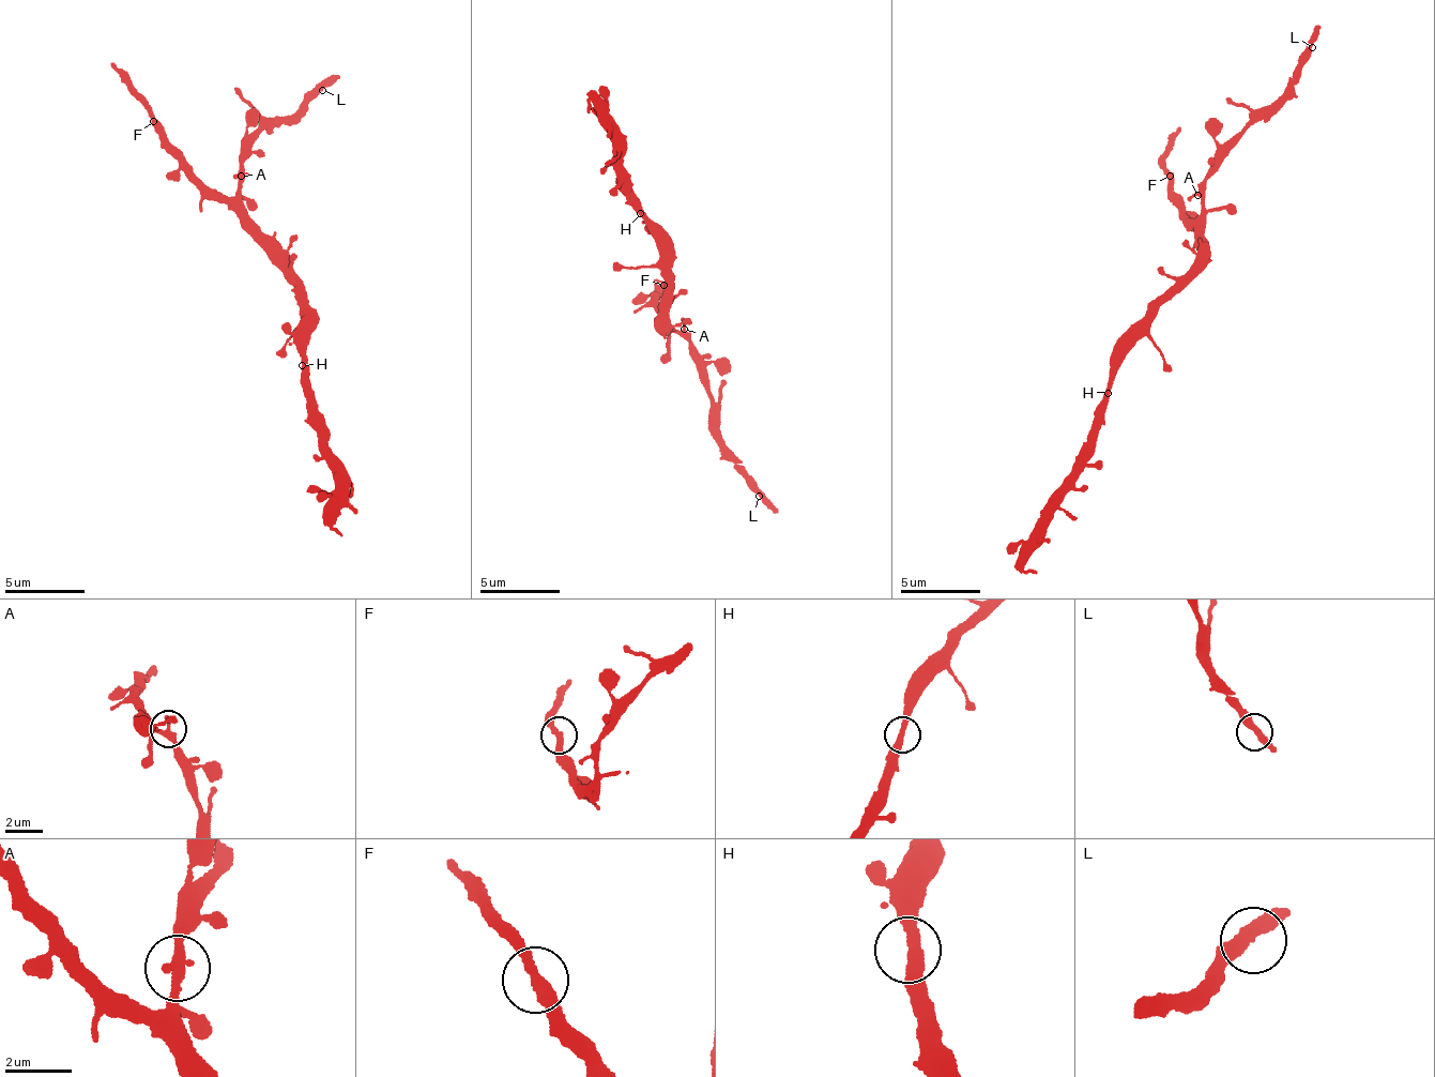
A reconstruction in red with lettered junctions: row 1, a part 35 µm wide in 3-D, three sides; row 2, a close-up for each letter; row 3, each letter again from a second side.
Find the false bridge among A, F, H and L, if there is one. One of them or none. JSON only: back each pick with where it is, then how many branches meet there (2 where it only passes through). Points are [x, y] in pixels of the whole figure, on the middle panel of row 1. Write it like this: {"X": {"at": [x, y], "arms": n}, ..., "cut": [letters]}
{"cut": []}

